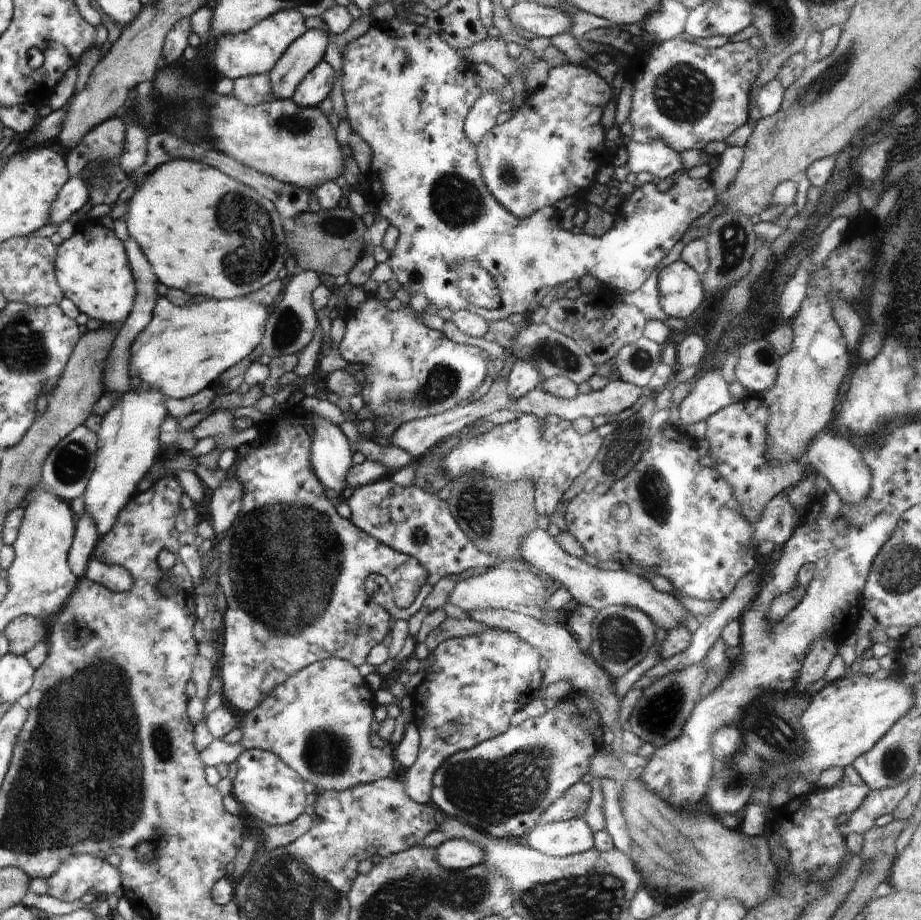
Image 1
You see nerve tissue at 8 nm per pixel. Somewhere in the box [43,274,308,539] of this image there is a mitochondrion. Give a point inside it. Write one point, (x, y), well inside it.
(72, 462)

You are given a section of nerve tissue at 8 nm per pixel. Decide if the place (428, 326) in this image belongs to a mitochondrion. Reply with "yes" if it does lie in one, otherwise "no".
no

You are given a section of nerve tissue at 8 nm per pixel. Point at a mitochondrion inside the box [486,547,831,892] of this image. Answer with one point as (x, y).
(778, 735)

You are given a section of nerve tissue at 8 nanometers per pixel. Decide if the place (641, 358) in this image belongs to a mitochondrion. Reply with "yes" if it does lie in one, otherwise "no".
yes

